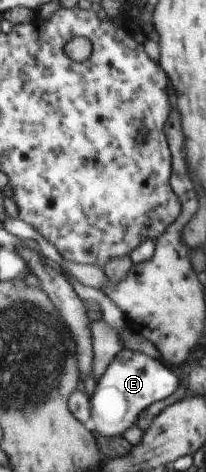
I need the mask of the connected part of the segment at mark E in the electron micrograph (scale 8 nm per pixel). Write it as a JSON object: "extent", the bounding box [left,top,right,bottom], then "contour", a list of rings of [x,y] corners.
{"extent":[90,348,179,437],"contour":[[[124,348],[118,353],[98,381],[95,392],[91,395],[93,414],[90,427],[96,435],[106,437],[117,436],[136,425],[145,407],[168,397],[179,385],[176,374],[166,363],[130,348]]]}

